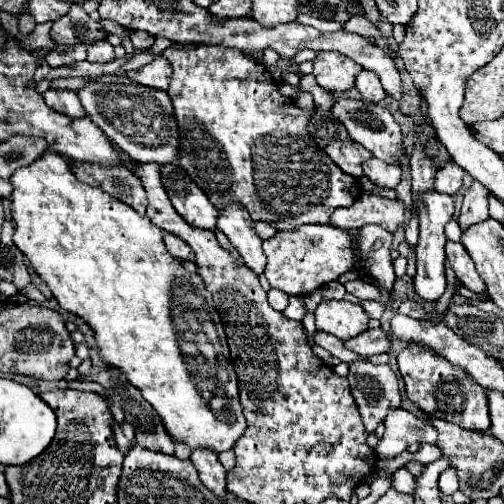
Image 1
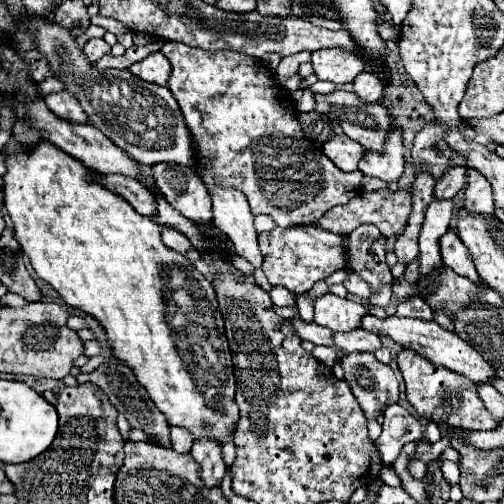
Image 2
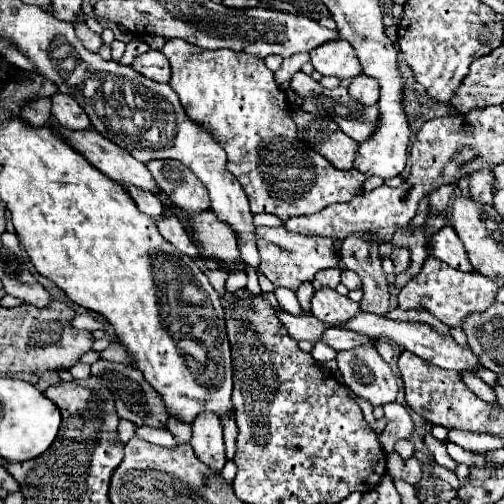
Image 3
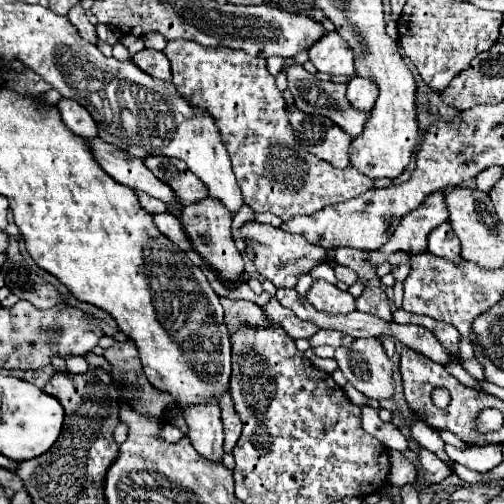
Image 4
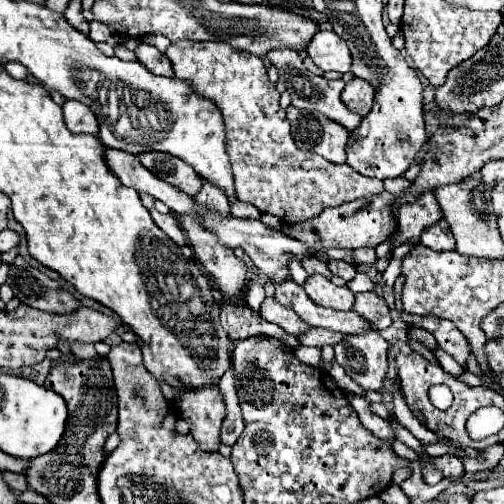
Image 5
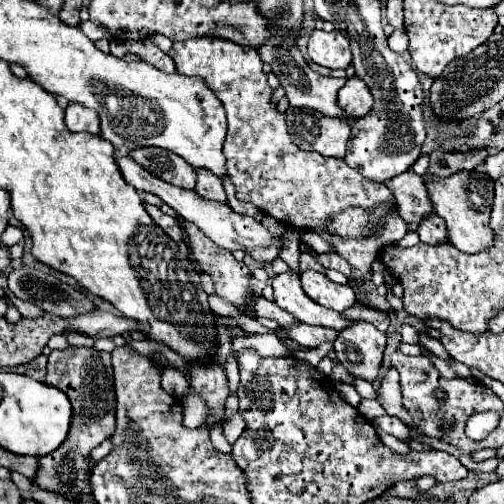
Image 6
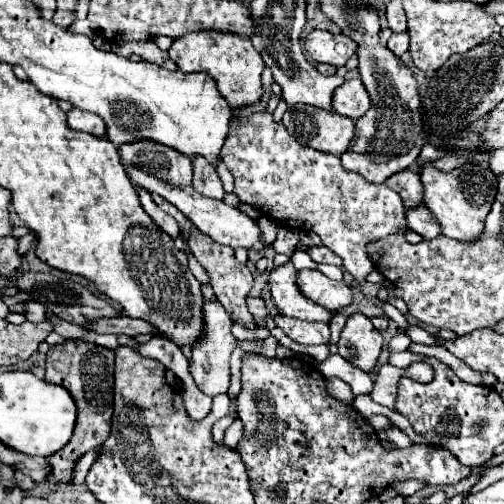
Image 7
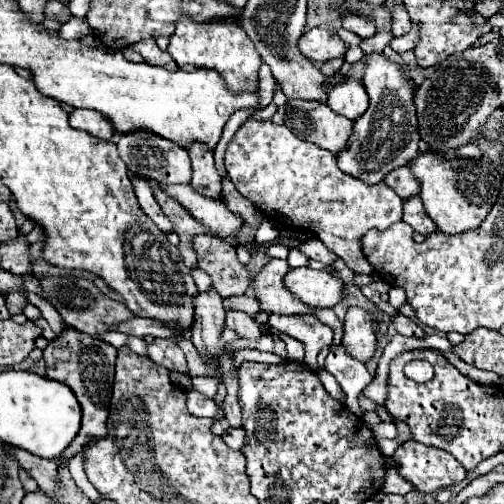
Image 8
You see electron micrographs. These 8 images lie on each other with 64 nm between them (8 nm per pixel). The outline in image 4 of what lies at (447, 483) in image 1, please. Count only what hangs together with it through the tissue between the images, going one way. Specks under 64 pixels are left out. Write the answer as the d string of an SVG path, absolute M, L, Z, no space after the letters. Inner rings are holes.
M416 420L416 422L410 426L410 430L412 430L412 434L414 434L414 440L416 440L422 448L434 452L442 462L452 464L452 460L450 460L448 454L444 452L444 442L440 440L440 436L436 436L436 430L434 430L434 428L430 428L428 424Z

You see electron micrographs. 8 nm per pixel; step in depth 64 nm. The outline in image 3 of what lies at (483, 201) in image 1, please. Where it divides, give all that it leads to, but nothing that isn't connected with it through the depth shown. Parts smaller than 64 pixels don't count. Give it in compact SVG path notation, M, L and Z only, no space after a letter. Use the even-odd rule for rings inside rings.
M478 170L468 174L468 184L470 184L470 198L492 206L492 172L488 170Z

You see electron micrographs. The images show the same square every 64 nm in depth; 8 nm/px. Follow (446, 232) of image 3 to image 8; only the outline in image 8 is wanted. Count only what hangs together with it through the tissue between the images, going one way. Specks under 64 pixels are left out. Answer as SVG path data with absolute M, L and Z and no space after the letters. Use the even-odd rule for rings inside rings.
M418 196L404 200L404 218L406 224L410 224L416 232L430 236L432 232L436 232L436 224L432 222L432 218L424 212L424 204Z

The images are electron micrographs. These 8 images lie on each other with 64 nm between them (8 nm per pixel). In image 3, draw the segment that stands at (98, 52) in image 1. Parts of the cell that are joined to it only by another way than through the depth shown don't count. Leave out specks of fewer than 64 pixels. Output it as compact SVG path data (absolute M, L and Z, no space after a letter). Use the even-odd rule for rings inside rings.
M76 22L76 34L78 34L80 42L84 44L84 48L90 50L90 52L98 52L100 46L104 44L102 38L100 38L98 34L94 34L94 32L84 24L84 22Z

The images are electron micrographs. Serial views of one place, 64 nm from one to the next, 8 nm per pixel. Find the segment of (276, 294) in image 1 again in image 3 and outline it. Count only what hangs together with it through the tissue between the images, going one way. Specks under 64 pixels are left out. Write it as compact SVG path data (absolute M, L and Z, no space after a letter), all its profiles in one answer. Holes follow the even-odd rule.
M276 288L276 290L274 290L274 296L276 296L278 304L280 304L286 312L296 314L296 316L302 314L300 304L298 304L298 300L296 300L296 294L294 294L292 290L288 290L288 288Z

